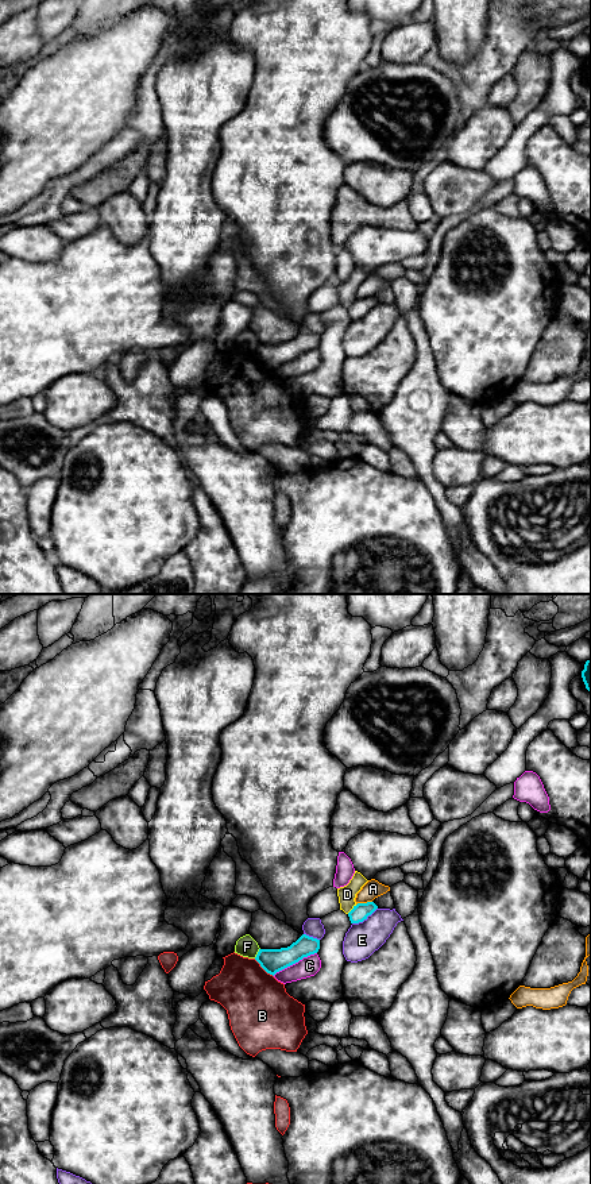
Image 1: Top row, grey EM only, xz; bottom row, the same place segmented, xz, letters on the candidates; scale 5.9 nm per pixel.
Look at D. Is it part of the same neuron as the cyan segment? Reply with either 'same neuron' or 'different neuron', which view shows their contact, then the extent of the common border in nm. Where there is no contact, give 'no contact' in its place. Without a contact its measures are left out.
different neuron | xz | 80 nm

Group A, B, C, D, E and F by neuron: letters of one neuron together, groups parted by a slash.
A / B / C / D / E / F

